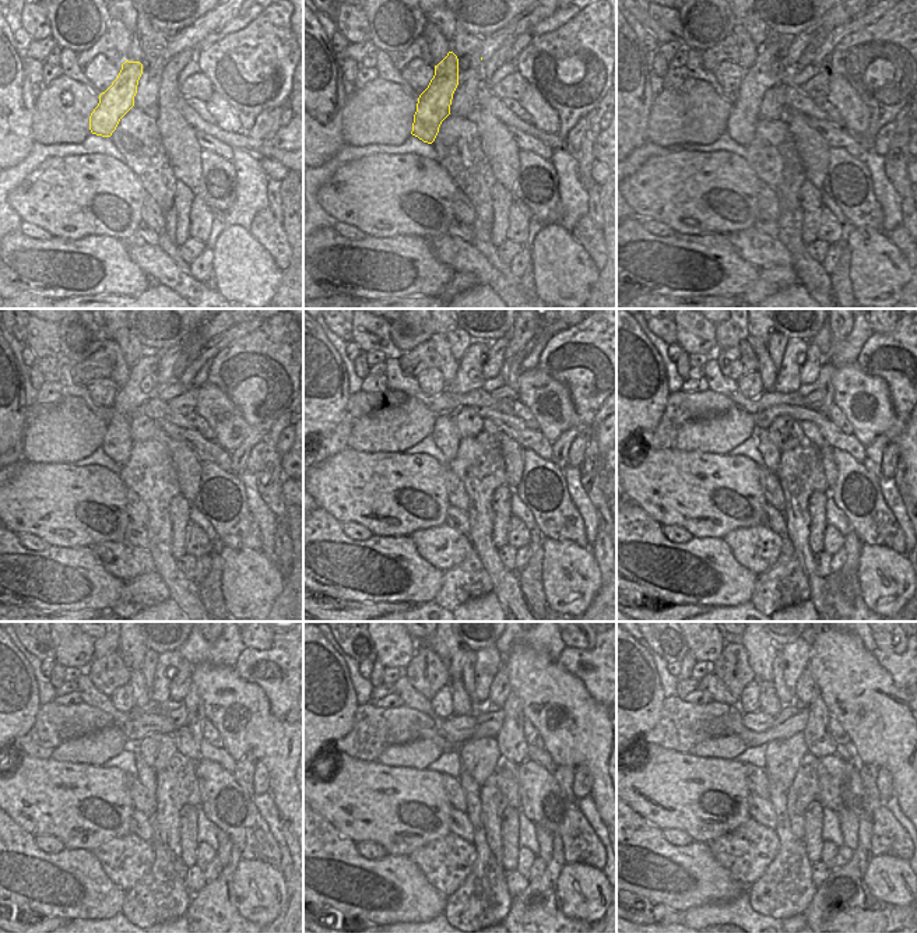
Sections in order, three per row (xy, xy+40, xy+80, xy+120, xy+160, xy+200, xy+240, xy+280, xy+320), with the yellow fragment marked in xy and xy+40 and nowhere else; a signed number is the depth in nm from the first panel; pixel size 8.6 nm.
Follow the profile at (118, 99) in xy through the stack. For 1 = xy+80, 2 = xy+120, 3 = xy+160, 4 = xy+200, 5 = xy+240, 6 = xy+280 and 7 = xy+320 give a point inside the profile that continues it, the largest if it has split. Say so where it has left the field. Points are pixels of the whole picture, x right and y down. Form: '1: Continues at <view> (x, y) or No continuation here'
1: Continues at xy+80 (768, 70)
2: Continues at xy+120 (146, 380)
3: Continues at xy+160 (470, 377)
4: Continues at xy+200 (787, 380)
5: Continues at xy+240 (161, 687)
6: Continues at xy+280 (488, 659)
7: Continues at xy+320 (798, 654).

